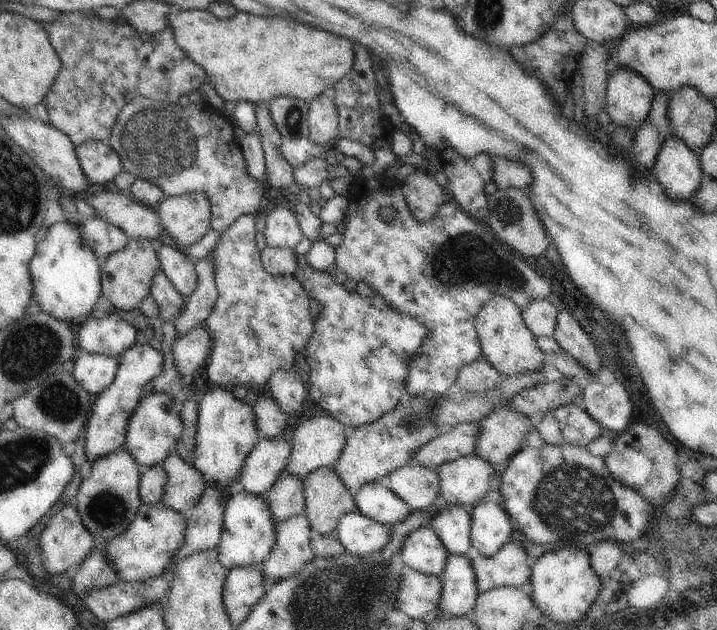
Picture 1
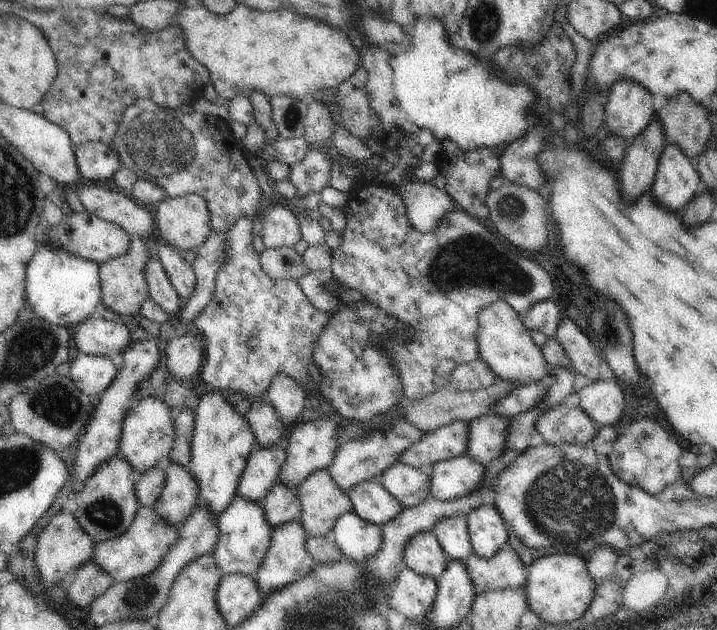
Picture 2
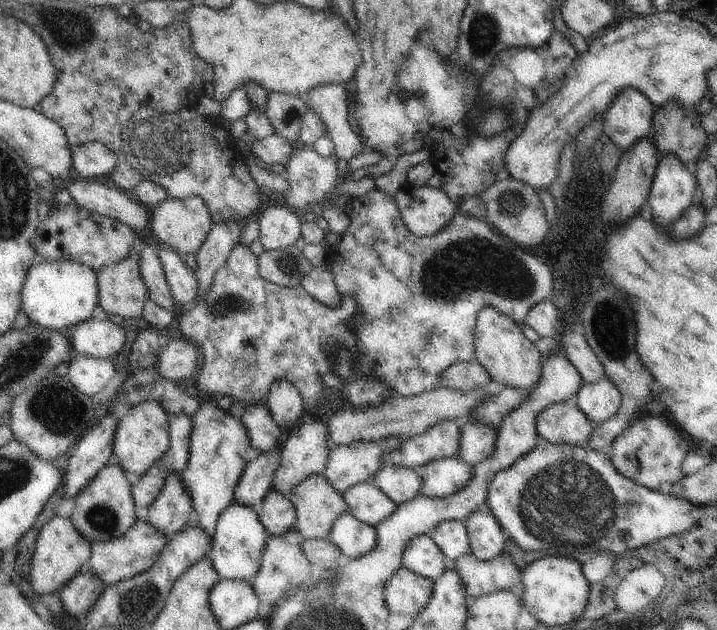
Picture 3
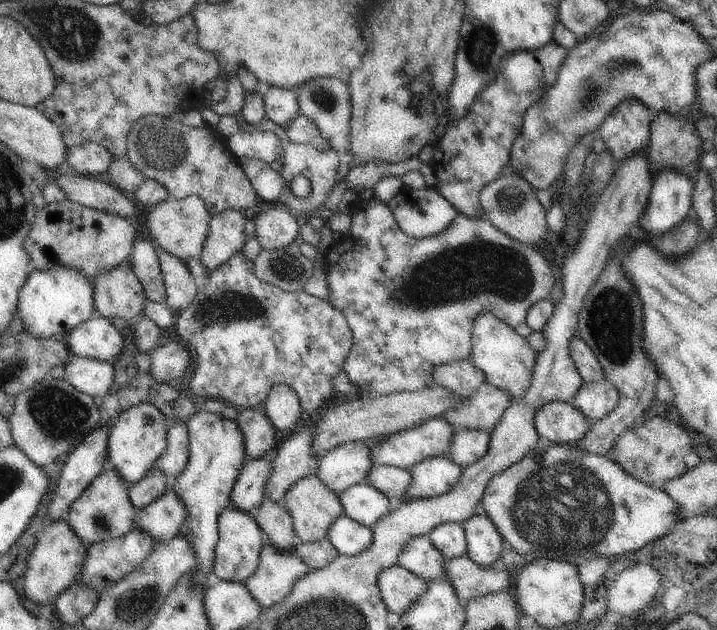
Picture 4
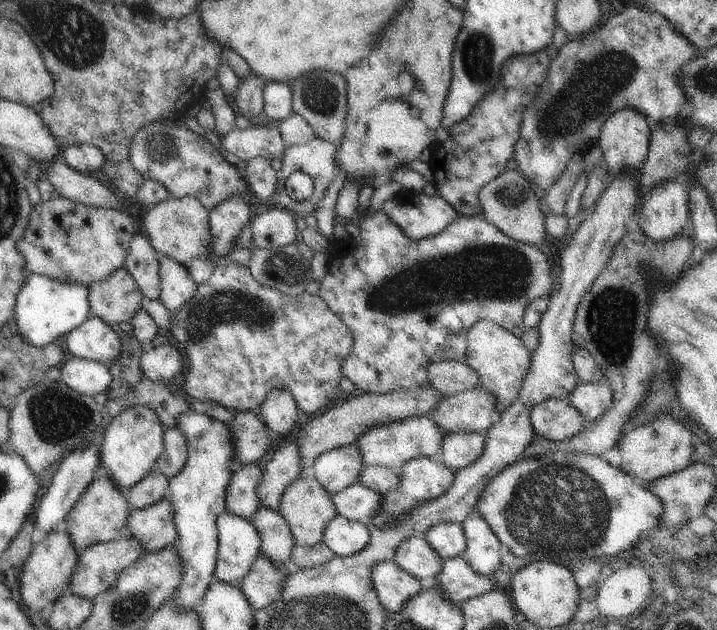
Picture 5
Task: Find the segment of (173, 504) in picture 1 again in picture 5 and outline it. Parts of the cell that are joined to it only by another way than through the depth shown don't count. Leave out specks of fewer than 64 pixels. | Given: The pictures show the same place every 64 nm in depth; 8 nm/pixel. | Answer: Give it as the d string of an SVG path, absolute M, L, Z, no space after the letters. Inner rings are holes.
M170 498L144 509L133 509L128 518L130 535L144 544L145 554L160 552L178 539Z

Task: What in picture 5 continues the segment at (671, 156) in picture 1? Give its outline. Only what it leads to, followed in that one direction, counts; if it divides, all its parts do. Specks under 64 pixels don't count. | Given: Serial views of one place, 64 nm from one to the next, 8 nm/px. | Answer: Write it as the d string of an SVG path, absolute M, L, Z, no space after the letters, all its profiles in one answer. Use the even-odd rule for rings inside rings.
M664 180L650 191L640 212L640 228L654 242L668 242L684 234L689 222L689 194L685 180Z

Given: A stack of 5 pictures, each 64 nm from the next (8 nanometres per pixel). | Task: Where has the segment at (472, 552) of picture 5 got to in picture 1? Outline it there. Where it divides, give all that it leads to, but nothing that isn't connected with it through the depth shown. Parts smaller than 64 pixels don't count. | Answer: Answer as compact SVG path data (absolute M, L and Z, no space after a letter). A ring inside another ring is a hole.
M489 501L475 506L470 512L473 553L491 557L512 540L516 526L510 522L510 514L501 504Z

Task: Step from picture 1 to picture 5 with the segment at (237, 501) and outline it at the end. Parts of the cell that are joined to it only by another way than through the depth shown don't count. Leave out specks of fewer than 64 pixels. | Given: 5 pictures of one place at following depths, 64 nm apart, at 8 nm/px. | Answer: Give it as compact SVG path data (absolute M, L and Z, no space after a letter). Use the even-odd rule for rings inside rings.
M224 511L217 520L218 546L214 576L226 584L239 585L252 570L262 546L252 519Z

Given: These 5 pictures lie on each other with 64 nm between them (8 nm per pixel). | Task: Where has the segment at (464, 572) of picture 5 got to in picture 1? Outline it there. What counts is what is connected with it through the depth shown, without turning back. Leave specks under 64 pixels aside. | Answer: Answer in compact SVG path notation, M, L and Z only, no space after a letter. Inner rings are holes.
M517 541L506 543L491 557L472 553L472 564L479 594L502 587L526 589L532 578L531 559Z

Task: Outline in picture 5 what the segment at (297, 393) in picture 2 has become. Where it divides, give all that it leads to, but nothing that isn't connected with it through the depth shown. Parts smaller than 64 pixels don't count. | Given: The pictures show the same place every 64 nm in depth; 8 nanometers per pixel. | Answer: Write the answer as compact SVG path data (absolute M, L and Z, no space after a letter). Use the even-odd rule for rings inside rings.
M284 388L272 389L258 408L258 414L272 434L290 437L298 426L298 406Z

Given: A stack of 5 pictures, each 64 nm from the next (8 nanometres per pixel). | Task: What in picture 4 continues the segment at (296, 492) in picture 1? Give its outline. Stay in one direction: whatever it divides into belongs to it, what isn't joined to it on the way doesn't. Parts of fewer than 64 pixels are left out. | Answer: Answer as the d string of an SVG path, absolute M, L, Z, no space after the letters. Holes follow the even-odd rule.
M270 498L265 499L254 516L256 523L264 532L266 543L270 542L280 552L288 552L292 544L297 542L292 514L284 508L283 501L272 502Z

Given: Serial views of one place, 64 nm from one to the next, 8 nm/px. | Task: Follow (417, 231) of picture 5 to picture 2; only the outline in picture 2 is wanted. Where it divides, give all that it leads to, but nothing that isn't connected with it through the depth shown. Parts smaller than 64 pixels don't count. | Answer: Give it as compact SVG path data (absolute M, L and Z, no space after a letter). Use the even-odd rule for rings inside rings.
M406 176L397 190L411 226L422 234L432 232L448 212L457 208L450 195L432 181L422 182Z

